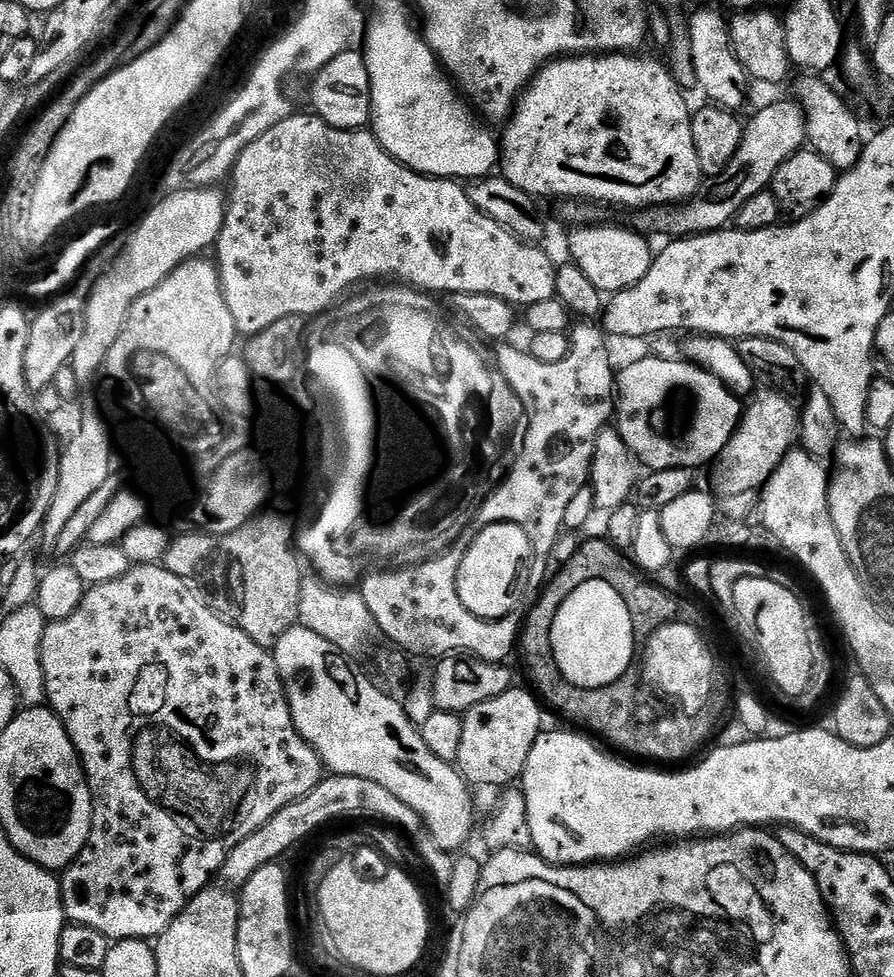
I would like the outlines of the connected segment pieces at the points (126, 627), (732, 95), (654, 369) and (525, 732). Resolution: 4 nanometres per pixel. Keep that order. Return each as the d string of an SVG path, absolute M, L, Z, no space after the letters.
M138 564L121 580L89 587L74 615L45 627L42 668L46 678L47 703L70 734L92 791L92 829L88 844L80 857L63 869L60 880L64 914L71 923L96 930L110 942L155 941L187 904L213 883L212 875L215 872L217 875L223 869L226 858L240 842L246 842L285 806L310 795L321 782L320 755L301 738L296 729L275 655L269 649L258 646L258 642L254 642L254 638L246 635L241 628L216 615L216 611L186 581L170 574L160 564Z
M700 8L688 16L688 32L690 36L690 51L693 54L694 74L697 75L699 91L709 96L711 103L717 108L723 108L729 114L739 113L740 107L748 100L748 84L750 77L747 70L740 65L732 49L729 21L719 16L719 11L711 12L708 8Z
M652 356L649 360L636 360L629 368L619 369L618 372L618 431L622 439L626 442L626 446L632 451L633 457L637 461L640 460L645 464L645 469L661 472L662 470L670 470L671 468L691 468L700 470L703 464L711 465L717 456L722 454L722 450L730 442L737 428L740 427L740 417L742 415L742 400L735 392L725 387L716 376L710 374L704 368L700 368L696 364L689 362L687 359L680 360L663 360L660 356Z
M513 686L498 698L490 698L463 713L462 750L458 752L458 771L469 785L485 784L496 788L499 784L519 781L528 765L530 750L542 735L540 708L542 704L531 691L523 692Z

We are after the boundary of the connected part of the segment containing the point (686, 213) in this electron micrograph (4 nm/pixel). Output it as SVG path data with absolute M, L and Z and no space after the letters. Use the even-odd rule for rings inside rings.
M795 99L776 100L773 104L766 105L752 121L747 121L744 124L742 142L738 146L730 166L726 166L726 170L721 176L705 183L700 191L685 203L675 206L657 206L637 211L635 213L635 231L641 234L661 232L662 235L668 236L664 238L683 238L698 236L702 232L719 232L727 229L735 221L738 210L742 210L742 206L746 206L746 202L750 202L750 198L754 198L754 194L765 191L771 185L778 166L782 166L782 162L789 160L795 152L801 151L805 147L807 139L808 131L804 121L804 110Z

